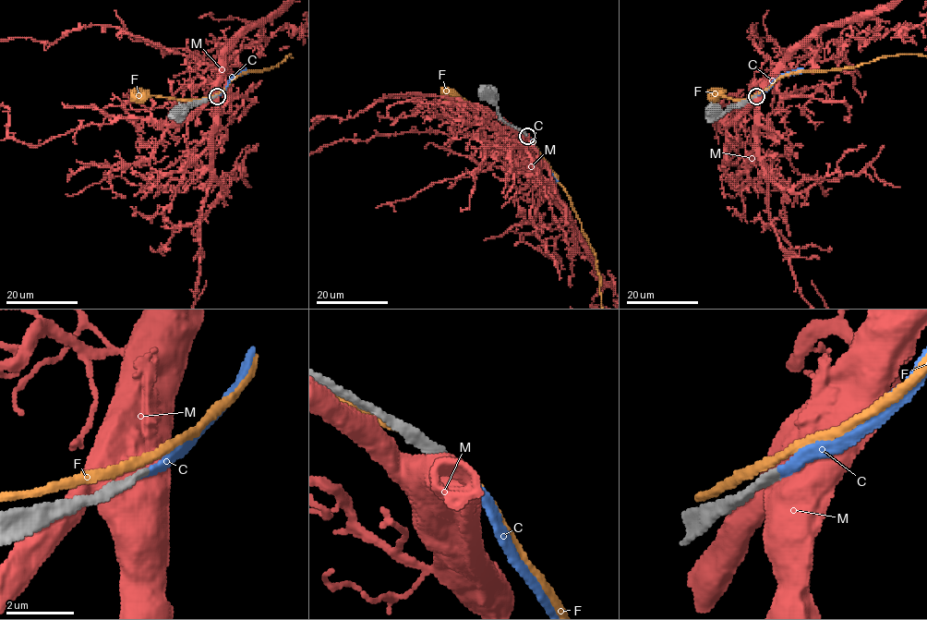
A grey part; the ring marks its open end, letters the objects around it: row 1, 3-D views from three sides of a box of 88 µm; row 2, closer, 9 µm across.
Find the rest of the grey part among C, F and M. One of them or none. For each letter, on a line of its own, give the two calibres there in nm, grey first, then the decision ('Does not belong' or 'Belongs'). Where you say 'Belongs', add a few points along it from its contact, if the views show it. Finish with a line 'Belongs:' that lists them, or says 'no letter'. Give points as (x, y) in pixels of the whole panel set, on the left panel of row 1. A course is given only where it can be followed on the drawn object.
C: Thickness 280 nm (grey) against 240 nm. Belongs. Its course: (216, 95), (233, 78), (246, 68)
F: Thickness 300 nm (grey) against 200 nm. Does not belong
M: Thickness 320 nm (grey) against 850 nm. Does not belong
Belongs: C

